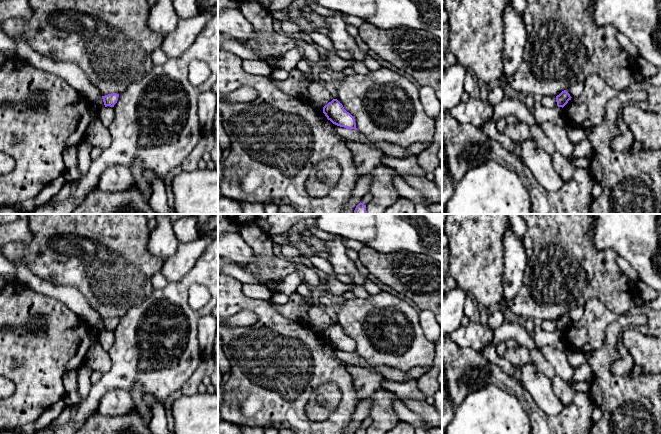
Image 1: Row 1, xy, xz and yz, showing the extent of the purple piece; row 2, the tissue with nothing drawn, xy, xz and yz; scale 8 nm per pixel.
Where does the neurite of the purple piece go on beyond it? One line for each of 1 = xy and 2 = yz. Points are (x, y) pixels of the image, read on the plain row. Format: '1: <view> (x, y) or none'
1: none
2: none

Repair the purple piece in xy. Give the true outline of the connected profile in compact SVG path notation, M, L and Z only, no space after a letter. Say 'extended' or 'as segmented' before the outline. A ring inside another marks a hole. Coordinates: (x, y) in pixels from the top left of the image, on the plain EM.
as segmented; M117 317L102 320L105 331L107 331L107 330L114 331L114 329L118 325L118 321L119 321L119 318L117 318Z

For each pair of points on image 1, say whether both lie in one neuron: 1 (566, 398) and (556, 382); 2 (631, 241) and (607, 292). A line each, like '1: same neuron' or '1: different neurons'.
1: same neuron
2: different neurons

